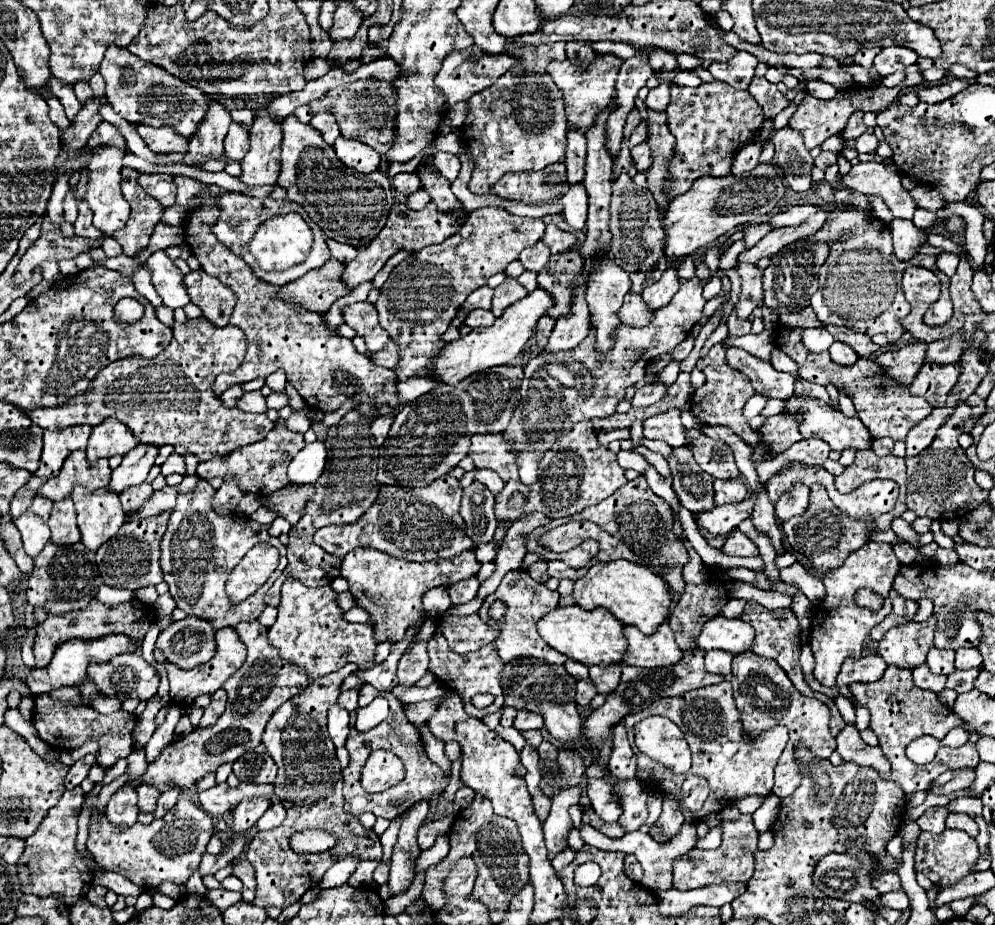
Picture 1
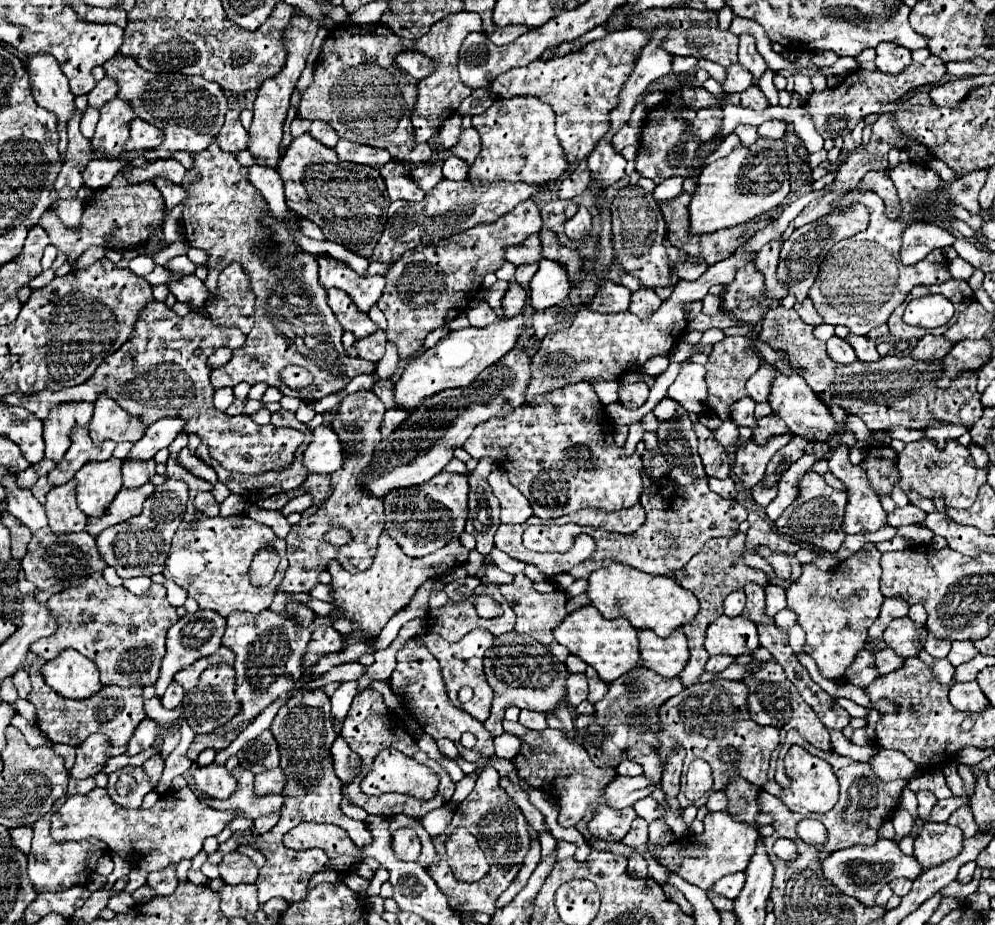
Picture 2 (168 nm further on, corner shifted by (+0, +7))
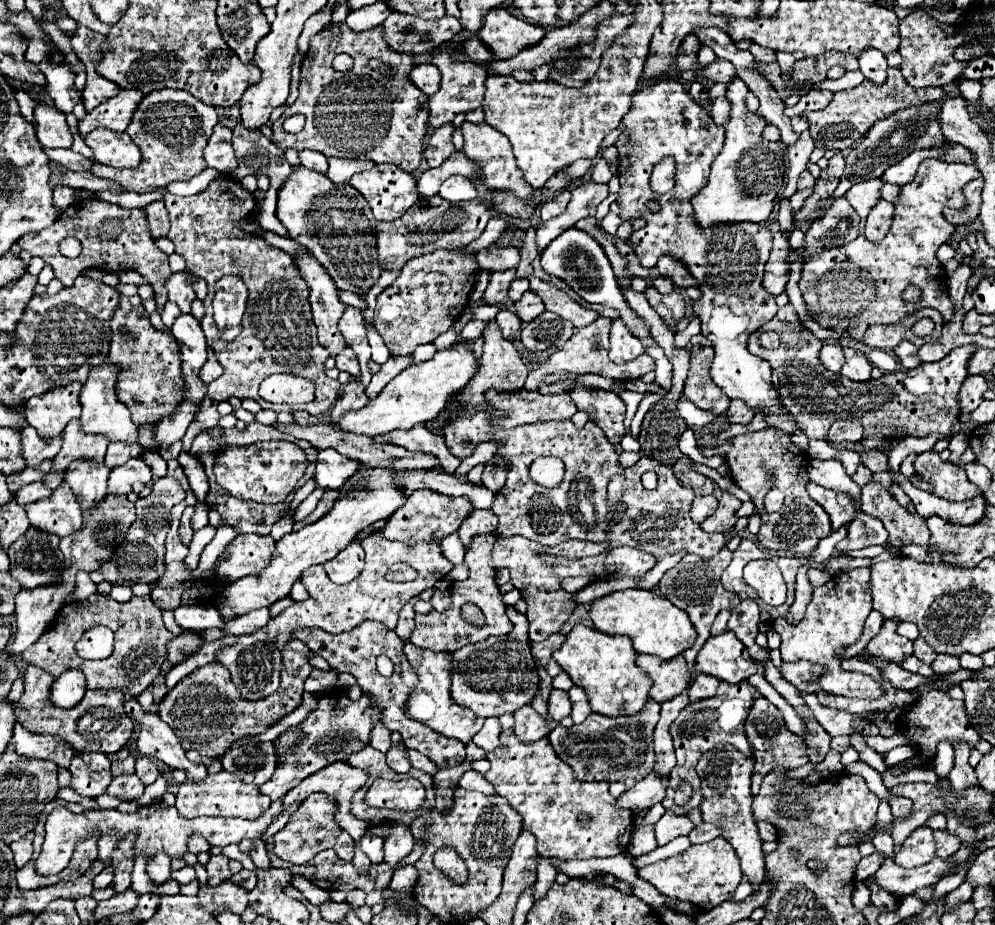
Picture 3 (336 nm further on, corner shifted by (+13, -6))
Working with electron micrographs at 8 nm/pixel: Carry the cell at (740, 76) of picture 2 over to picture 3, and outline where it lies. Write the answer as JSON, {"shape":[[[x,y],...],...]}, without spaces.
{"shape":[[[720,96],[712,102],[712,110],[710,110],[710,116],[712,120],[718,124],[718,126],[724,126],[724,122],[728,122],[728,110],[732,108],[732,104],[728,104],[728,98],[726,96]]]}

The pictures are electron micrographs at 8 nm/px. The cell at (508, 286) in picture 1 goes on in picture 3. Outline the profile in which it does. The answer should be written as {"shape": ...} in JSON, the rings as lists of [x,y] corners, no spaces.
{"shape":[[[502,308],[502,310],[498,312],[496,324],[498,324],[498,328],[502,330],[502,336],[504,336],[504,338],[512,338],[512,336],[522,328],[522,320],[520,320],[514,312],[510,312],[510,310],[506,310],[506,308]]]}

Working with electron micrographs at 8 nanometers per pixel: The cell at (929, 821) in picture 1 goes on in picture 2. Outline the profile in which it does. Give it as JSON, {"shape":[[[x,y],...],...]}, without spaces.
{"shape":[[[917,791],[917,801],[919,801],[919,807],[917,807],[917,813],[921,817],[927,817],[933,809],[933,805],[937,803],[937,797],[931,793],[931,791]]]}

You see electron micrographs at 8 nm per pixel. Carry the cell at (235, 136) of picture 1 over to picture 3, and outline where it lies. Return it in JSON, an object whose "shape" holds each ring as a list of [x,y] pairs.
{"shape":[[[216,124],[214,132],[204,148],[204,160],[208,168],[220,174],[232,174],[236,170],[236,156],[232,150],[232,130]]]}

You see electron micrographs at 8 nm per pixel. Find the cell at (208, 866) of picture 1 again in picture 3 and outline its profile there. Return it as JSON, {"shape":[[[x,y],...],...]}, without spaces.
{"shape":[[[192,836],[192,838],[190,838],[190,844],[188,844],[188,850],[190,850],[192,854],[210,852],[210,844],[208,844],[204,838],[200,838],[200,836]]]}

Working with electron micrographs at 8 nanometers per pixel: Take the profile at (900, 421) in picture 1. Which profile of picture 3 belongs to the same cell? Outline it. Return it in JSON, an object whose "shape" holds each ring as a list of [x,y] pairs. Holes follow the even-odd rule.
{"shape":[[[772,318],[748,340],[748,350],[770,362],[780,376],[780,398],[796,418],[798,426],[808,438],[826,438],[828,428],[836,420],[854,420],[864,426],[864,438],[924,438],[930,434],[950,436],[952,424],[960,418],[956,402],[966,372],[966,362],[978,346],[960,346],[934,364],[920,364],[912,370],[896,370],[882,374],[878,380],[852,382],[840,374],[828,372],[820,366],[820,340],[804,324],[786,324]],[[774,330],[780,336],[780,346],[768,350],[760,346],[760,336]]]}

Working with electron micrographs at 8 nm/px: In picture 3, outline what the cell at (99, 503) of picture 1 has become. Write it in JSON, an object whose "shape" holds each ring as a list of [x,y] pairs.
{"shape":[[[72,462],[64,480],[70,484],[82,512],[94,510],[106,498],[106,480],[110,468],[96,462]]]}

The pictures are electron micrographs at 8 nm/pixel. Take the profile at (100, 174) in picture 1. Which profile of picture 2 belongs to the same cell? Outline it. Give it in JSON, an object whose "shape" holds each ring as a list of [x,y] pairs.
{"shape":[[[113,97],[111,101],[107,101],[101,107],[101,119],[91,139],[93,147],[103,149],[107,155],[119,155],[125,141],[129,139],[127,123],[133,119],[137,119],[137,113],[133,113],[131,105],[125,99]]]}

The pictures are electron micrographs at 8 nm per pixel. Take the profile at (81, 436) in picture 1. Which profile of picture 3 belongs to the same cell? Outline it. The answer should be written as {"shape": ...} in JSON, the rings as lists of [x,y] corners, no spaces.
{"shape":[[[72,382],[64,388],[56,388],[42,396],[30,398],[24,404],[24,416],[28,424],[36,428],[40,438],[58,438],[70,420],[80,418],[80,388],[80,382]]]}

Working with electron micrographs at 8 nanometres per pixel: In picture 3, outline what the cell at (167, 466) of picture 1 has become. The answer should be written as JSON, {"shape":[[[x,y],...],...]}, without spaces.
{"shape":[[[180,452],[178,456],[178,462],[190,482],[190,488],[194,490],[198,502],[204,502],[206,500],[206,494],[208,494],[208,478],[204,474],[204,468],[200,462],[196,462],[194,456],[190,456],[188,452]]]}

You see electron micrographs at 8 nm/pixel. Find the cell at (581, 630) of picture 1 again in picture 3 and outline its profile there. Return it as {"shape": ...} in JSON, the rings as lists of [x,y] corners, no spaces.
{"shape":[[[576,624],[568,632],[562,648],[556,650],[552,658],[562,666],[576,686],[586,690],[588,702],[598,714],[636,714],[648,700],[648,688],[652,682],[640,668],[636,668],[636,650],[632,648],[632,640],[628,636],[610,636],[584,624]]]}

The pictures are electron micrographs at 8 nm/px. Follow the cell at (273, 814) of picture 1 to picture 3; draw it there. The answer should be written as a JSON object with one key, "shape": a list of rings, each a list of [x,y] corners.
{"shape":[[[220,772],[220,774],[208,774],[206,780],[202,782],[182,782],[180,790],[176,794],[176,808],[180,816],[184,818],[198,818],[198,816],[238,816],[238,818],[248,818],[256,820],[264,810],[268,810],[270,798],[260,794],[258,786],[244,784],[240,778],[236,778],[230,772]]]}

